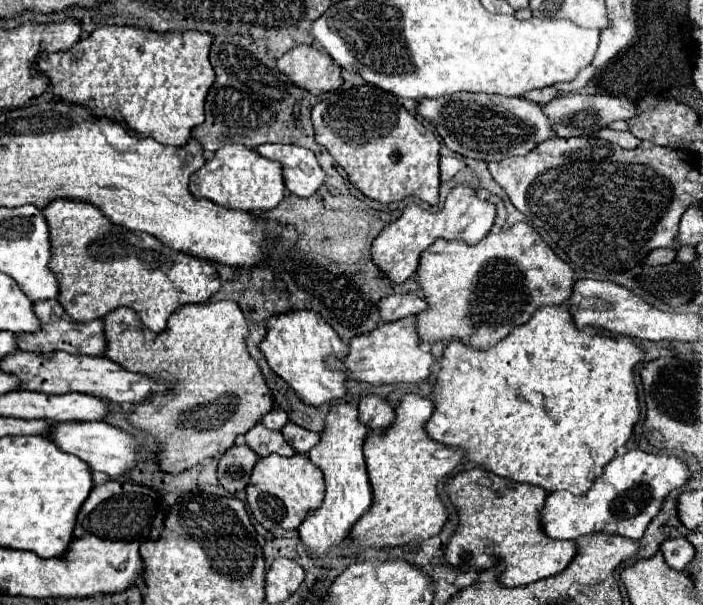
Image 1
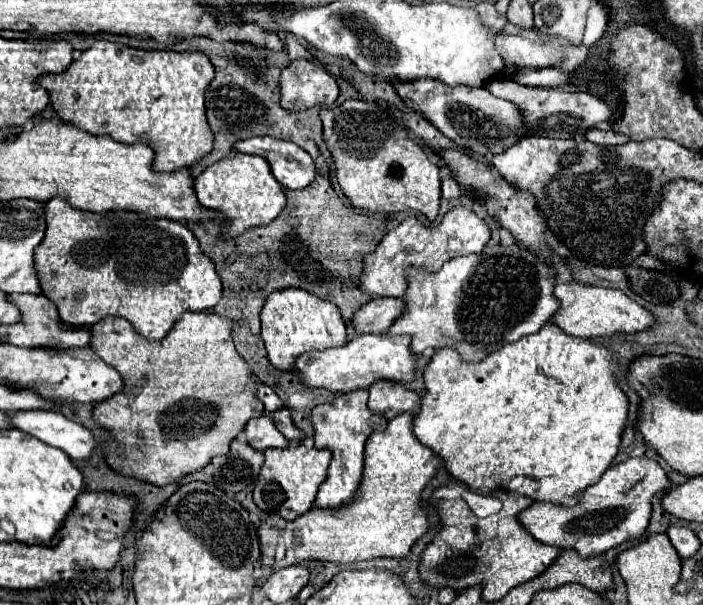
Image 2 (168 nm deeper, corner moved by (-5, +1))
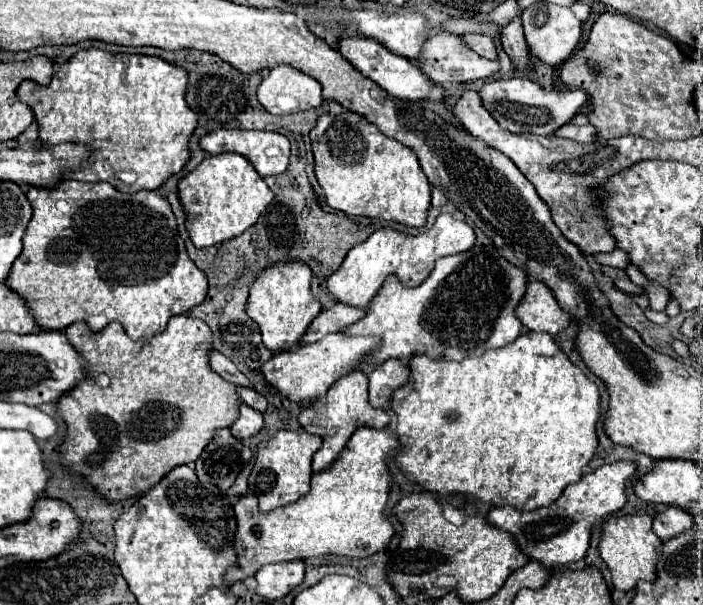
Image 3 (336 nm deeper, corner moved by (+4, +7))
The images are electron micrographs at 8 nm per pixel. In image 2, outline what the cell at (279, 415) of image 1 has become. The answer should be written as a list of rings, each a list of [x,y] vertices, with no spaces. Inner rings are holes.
[[[258,384],[258,392],[256,392],[256,394],[258,394],[258,398],[262,400],[262,404],[264,404],[264,408],[266,408],[268,414],[274,414],[276,410],[284,408],[284,402],[280,400],[278,394],[274,394],[274,392],[270,390],[270,386]]]

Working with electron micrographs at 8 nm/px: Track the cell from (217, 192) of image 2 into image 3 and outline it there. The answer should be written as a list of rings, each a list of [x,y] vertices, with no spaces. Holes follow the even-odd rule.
[[[225,152],[207,156],[193,172],[179,180],[179,200],[185,210],[185,228],[191,242],[195,248],[209,248],[251,228],[273,200],[273,192],[243,156]]]

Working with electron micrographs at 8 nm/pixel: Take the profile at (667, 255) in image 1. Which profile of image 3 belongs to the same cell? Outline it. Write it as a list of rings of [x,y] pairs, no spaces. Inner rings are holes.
[[[615,248],[613,252],[607,252],[607,254],[593,254],[593,260],[601,266],[613,266],[613,268],[621,268],[621,270],[625,270],[629,266],[627,254],[619,248]]]

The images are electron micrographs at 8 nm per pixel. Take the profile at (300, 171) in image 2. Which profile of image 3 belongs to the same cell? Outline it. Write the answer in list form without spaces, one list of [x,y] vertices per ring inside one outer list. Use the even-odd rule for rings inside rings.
[[[213,130],[199,140],[199,146],[207,154],[233,152],[245,156],[253,168],[265,178],[271,174],[281,174],[289,166],[289,140],[277,132],[261,132],[261,130]]]

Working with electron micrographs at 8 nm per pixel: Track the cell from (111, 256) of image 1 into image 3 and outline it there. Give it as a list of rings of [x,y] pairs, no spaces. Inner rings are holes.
[[[63,180],[59,184],[55,184],[53,188],[39,188],[39,186],[31,186],[31,190],[27,192],[27,200],[33,208],[33,216],[27,224],[25,236],[23,236],[23,252],[17,256],[17,260],[11,266],[11,272],[5,280],[5,286],[11,288],[13,292],[17,292],[23,300],[25,306],[29,310],[29,314],[35,318],[35,324],[43,330],[65,330],[69,324],[73,322],[85,322],[93,332],[103,330],[109,322],[119,322],[127,336],[131,340],[143,340],[143,338],[151,338],[155,334],[159,334],[165,326],[167,320],[171,316],[189,312],[193,306],[201,304],[207,296],[207,276],[203,272],[197,270],[197,266],[189,260],[185,244],[177,232],[177,220],[175,214],[167,202],[167,198],[163,198],[161,194],[153,194],[147,190],[141,190],[137,194],[123,194],[119,190],[115,190],[109,182],[77,182],[77,180]]]

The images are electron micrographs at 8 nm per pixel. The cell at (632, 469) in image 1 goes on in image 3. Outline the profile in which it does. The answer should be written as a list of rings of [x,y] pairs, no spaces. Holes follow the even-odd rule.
[[[613,462],[601,466],[585,476],[577,484],[569,484],[563,494],[549,506],[537,508],[531,512],[519,512],[513,506],[491,508],[487,514],[487,522],[497,526],[503,532],[509,532],[519,550],[539,564],[553,568],[553,566],[567,566],[577,562],[585,556],[589,548],[589,534],[591,526],[607,514],[613,514],[623,508],[625,504],[625,480],[635,472],[635,464],[631,462]]]

